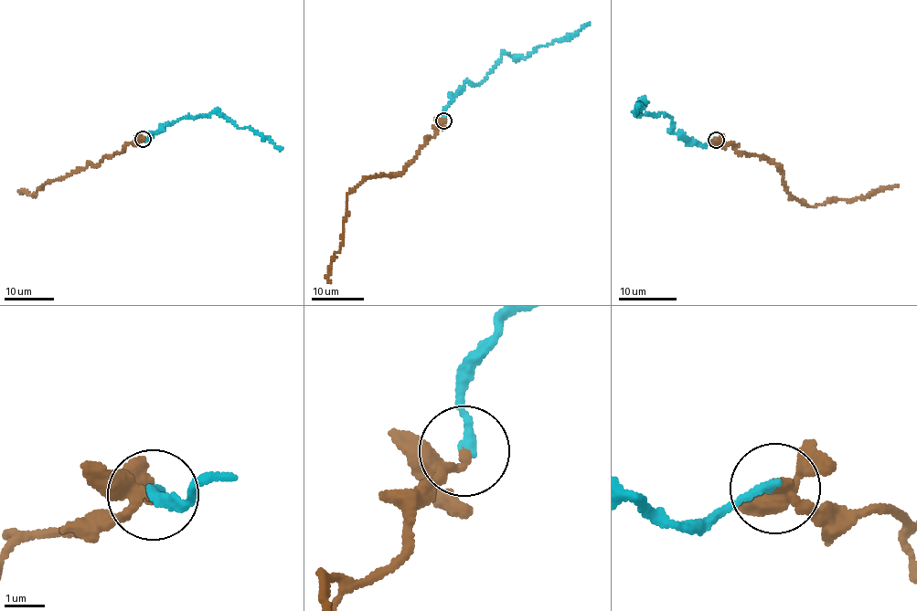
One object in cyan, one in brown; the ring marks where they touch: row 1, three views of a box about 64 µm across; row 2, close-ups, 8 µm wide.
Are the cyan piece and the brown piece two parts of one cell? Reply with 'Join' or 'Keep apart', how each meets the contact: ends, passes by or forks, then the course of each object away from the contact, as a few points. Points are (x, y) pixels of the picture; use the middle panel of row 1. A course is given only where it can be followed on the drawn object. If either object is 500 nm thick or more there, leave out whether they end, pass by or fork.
Join. At the ring cyan ends. At the ring brown passes by. Course of cyan: (443, 120), (443, 110), (464, 81), (476, 85), (484, 80), (504, 52), (526, 57), (589, 23). Course of brown: (443, 120), (404, 171), (398, 175), (367, 177), (347, 194), (342, 245), (332, 260), (329, 282)

